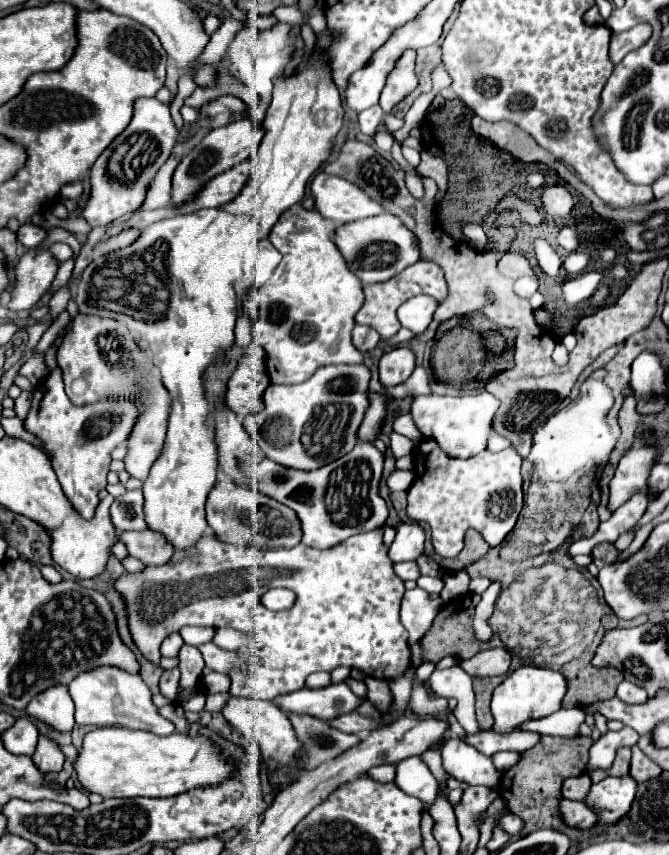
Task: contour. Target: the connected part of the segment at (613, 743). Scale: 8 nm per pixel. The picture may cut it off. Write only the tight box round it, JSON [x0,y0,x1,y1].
[586,727,640,771]

